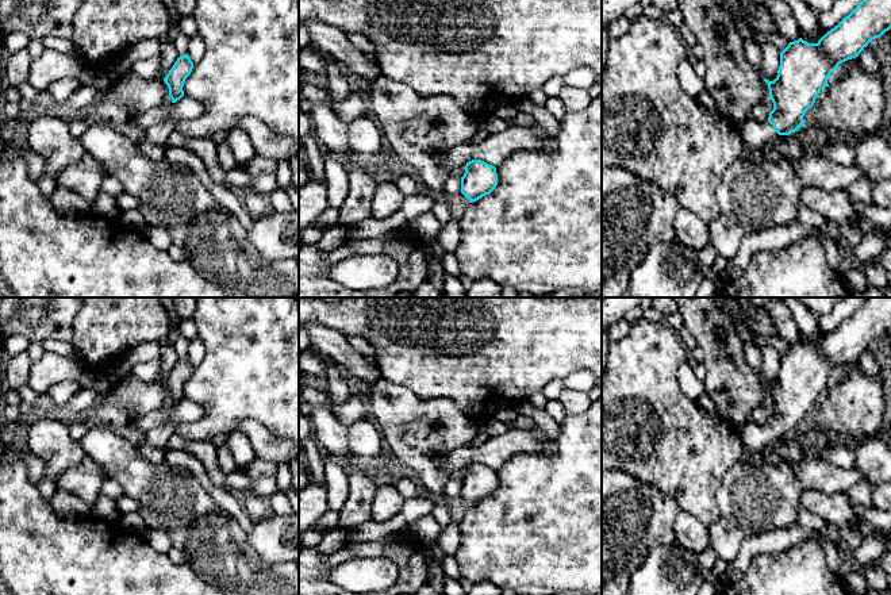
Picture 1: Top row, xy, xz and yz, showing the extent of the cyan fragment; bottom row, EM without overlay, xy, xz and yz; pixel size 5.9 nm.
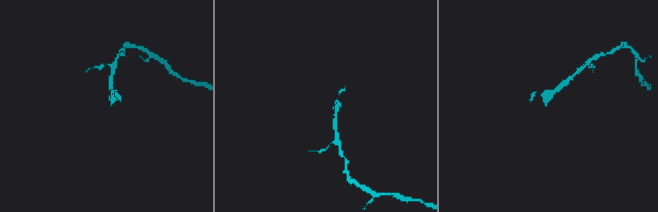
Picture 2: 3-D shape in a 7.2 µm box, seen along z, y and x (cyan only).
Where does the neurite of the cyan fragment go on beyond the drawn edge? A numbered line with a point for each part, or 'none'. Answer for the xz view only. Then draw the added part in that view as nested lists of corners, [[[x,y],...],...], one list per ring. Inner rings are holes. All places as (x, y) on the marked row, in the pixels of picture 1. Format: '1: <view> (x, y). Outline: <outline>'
none

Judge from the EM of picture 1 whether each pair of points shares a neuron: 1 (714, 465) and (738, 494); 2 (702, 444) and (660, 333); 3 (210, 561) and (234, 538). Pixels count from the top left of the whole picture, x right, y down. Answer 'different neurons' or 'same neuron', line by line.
1: different neurons
2: same neuron
3: same neuron

